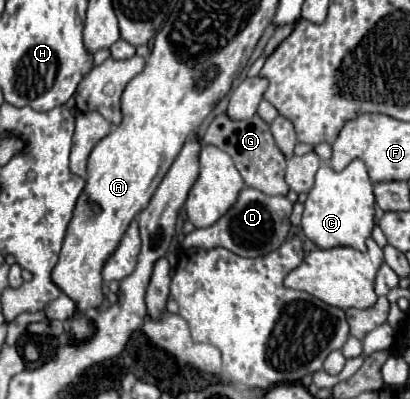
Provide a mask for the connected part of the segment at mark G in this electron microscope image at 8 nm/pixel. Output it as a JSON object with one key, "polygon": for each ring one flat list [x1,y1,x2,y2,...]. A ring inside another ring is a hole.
{"polygon":[[219,114,207,128,205,136,203,136,203,142,205,144,211,144,211,146,217,146,221,148,223,152,227,152,237,170,241,172,243,180,245,180,245,186,251,186,251,188,257,188,265,194,287,194,289,192,289,186,285,182,285,154,277,148,275,144,275,138,269,130,269,124,261,118,261,116,253,116,253,118,247,118,247,120,231,120,227,114]]}

